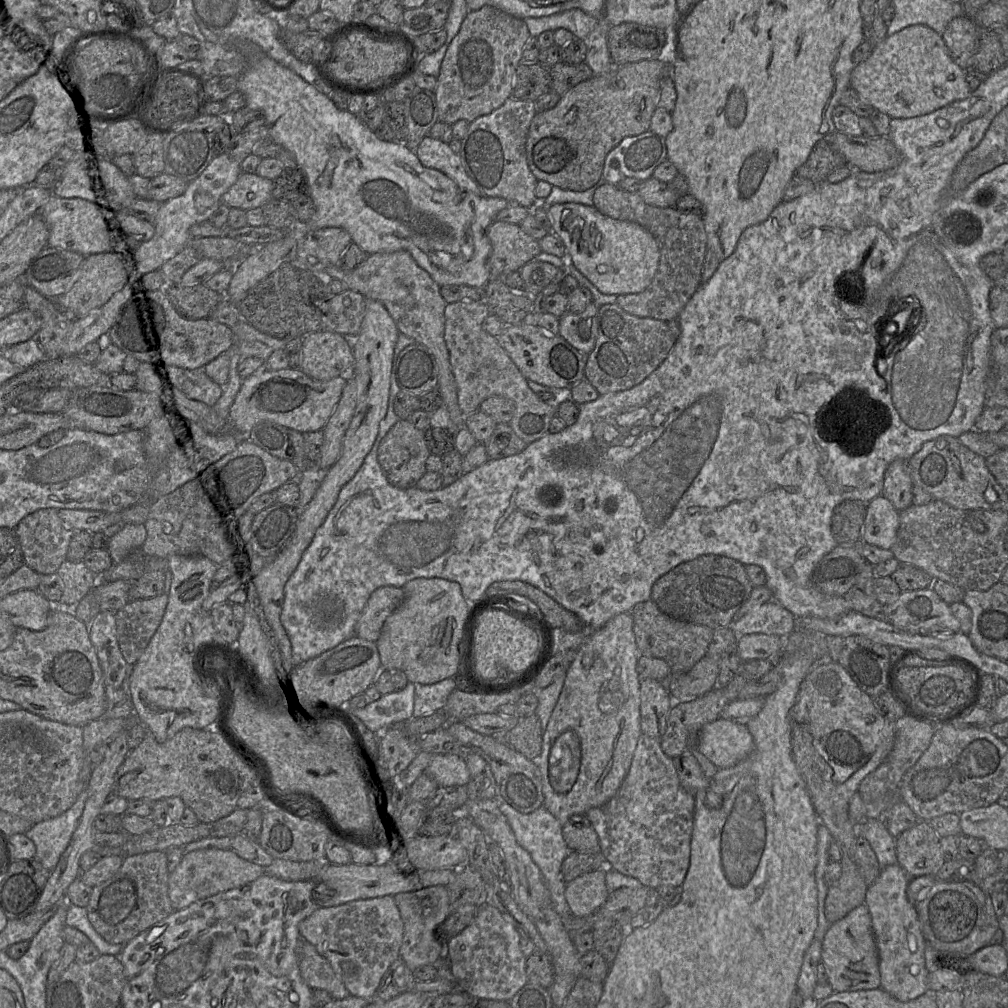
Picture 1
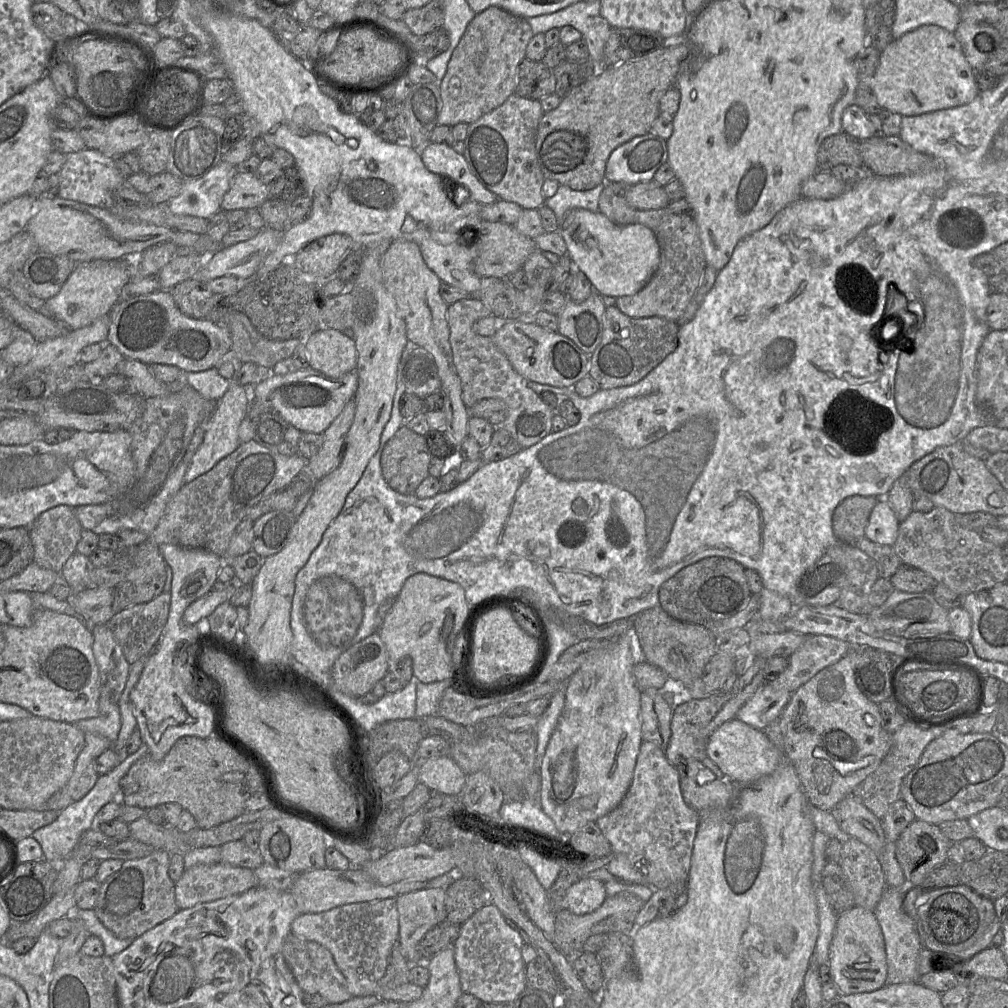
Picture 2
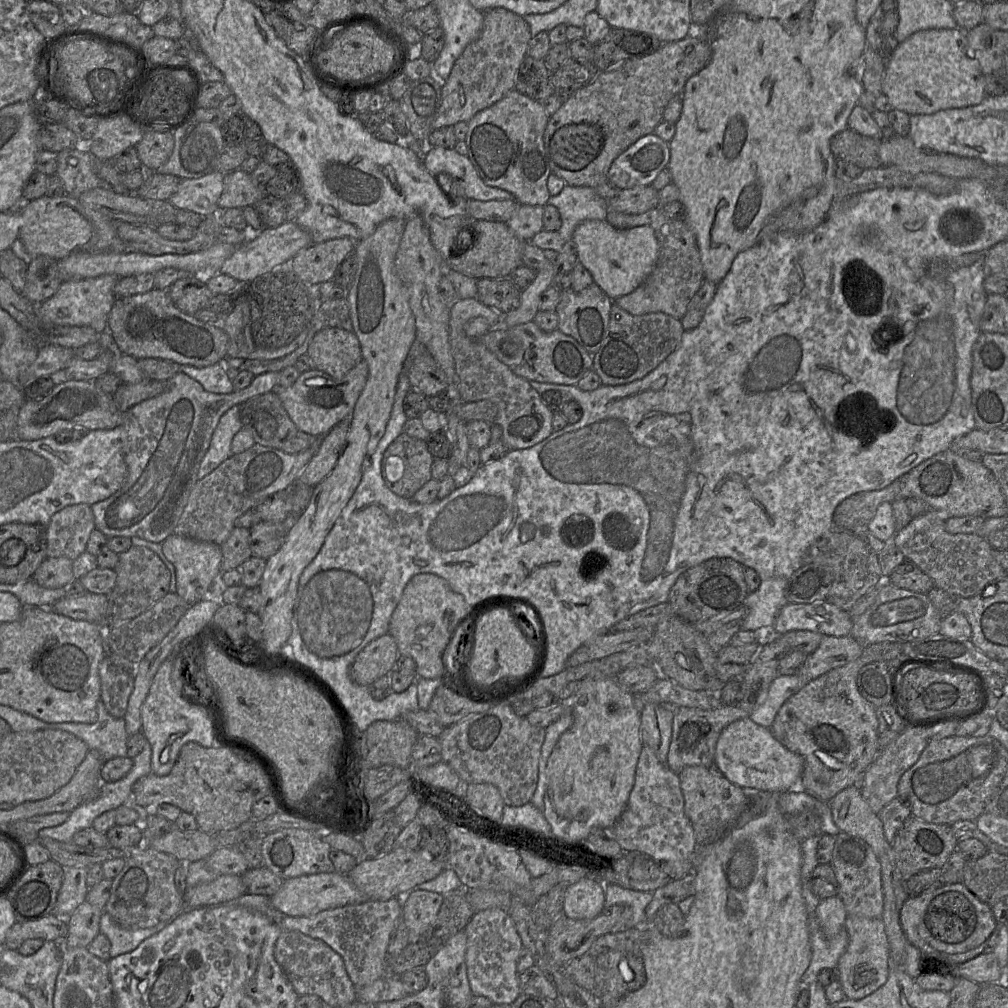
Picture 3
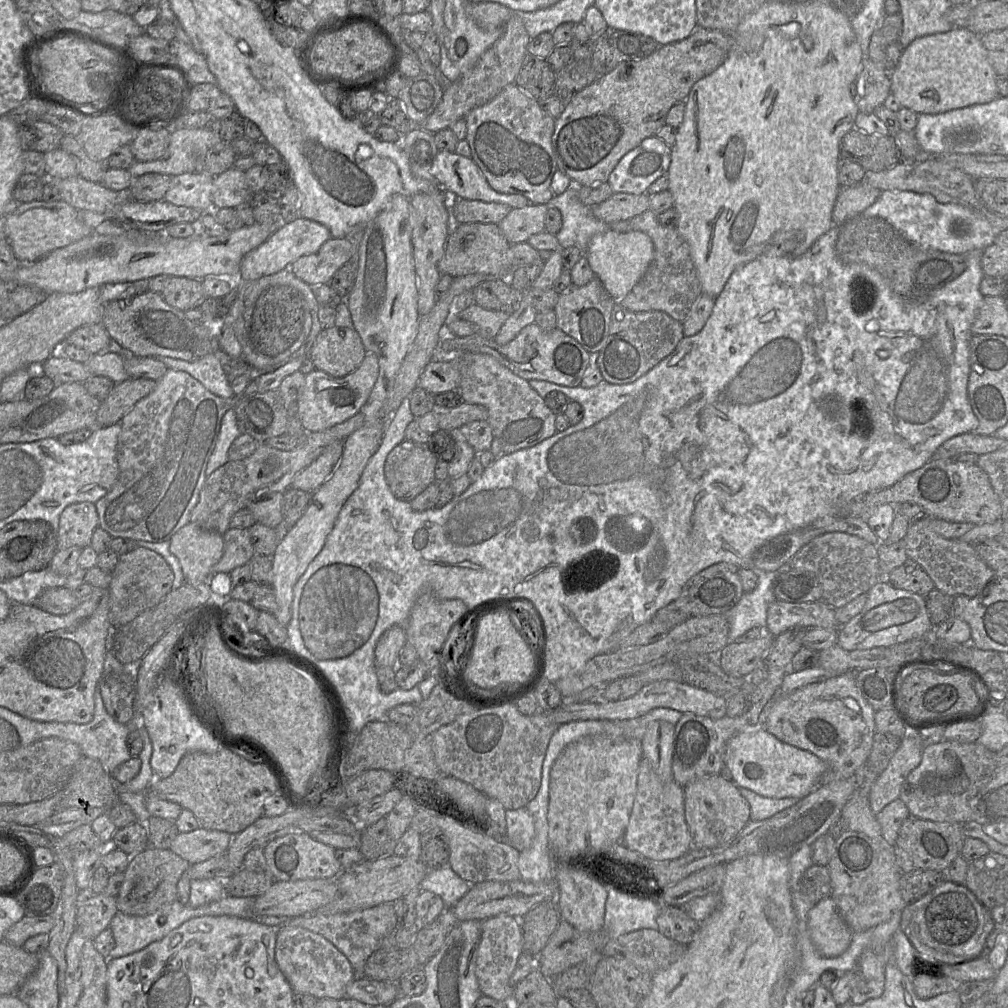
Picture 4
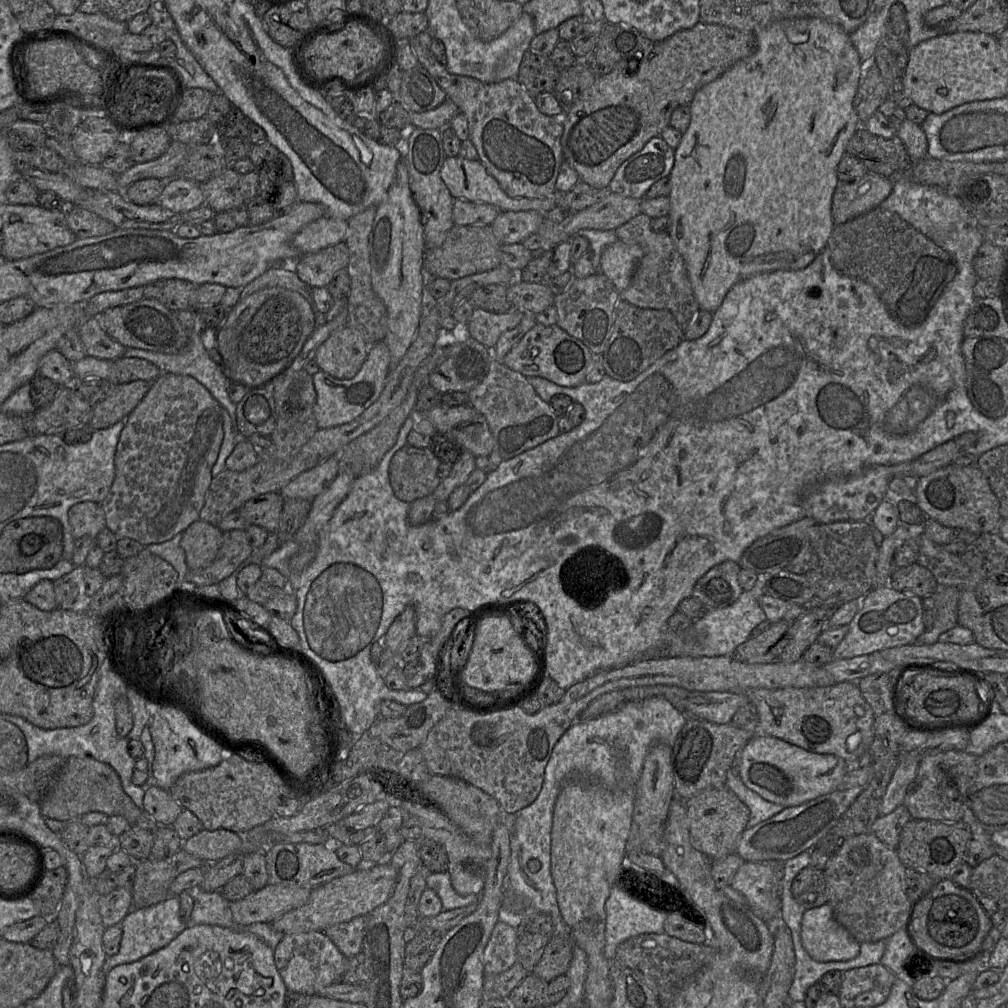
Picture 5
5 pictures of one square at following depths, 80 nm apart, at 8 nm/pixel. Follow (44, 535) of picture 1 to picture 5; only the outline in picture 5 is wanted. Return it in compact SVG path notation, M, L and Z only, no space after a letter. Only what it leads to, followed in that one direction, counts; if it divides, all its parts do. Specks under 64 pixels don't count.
M89 501L73 505L68 511L68 521L75 540L84 536L96 538L106 528L105 513L101 505Z

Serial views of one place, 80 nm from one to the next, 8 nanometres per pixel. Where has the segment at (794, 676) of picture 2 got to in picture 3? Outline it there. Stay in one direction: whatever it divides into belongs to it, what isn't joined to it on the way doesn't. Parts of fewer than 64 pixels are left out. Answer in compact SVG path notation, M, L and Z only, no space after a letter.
M828 636L823 638L817 649L808 654L798 674L813 680L826 672L856 660L862 654L863 645L851 636Z

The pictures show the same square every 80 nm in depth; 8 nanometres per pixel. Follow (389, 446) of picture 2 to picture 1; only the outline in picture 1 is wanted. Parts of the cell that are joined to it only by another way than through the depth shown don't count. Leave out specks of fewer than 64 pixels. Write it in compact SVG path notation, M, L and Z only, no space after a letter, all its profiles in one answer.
M400 419L382 439L378 448L378 462L391 485L400 489L407 489L416 486L427 472L426 460L430 454L424 432L417 429L410 420Z

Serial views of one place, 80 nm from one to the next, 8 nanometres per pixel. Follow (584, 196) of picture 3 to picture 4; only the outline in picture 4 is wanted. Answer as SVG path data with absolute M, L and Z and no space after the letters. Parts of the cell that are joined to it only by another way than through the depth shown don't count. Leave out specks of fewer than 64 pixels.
M572 185L562 194L553 196L547 206L558 208L562 214L562 227L556 233L561 249L575 246L585 255L590 239L610 229L608 223L594 216L593 206L580 201L579 186Z

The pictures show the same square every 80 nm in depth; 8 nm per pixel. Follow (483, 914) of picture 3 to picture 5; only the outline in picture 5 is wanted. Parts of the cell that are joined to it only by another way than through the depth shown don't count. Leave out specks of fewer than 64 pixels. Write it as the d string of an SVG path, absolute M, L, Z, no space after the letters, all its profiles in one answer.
M499 920L483 952L483 973L494 975L507 971L517 961L517 929Z

